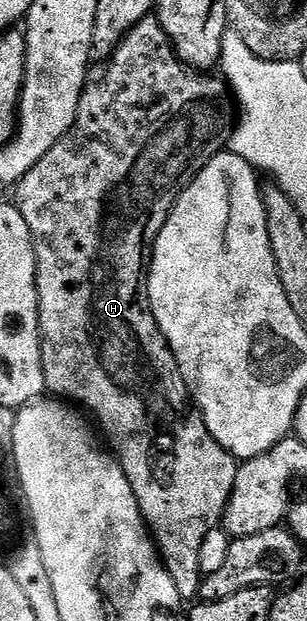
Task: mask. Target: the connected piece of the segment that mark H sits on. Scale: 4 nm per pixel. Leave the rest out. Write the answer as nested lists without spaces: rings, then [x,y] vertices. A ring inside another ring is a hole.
[[[151,17],[140,21],[120,41],[120,45],[110,56],[99,79],[91,78],[82,90],[80,105],[76,113],[76,121],[19,183],[16,184],[18,199],[16,206],[28,221],[28,229],[34,235],[34,252],[36,253],[36,289],[38,290],[38,308],[40,309],[40,333],[42,334],[42,364],[44,365],[44,381],[46,391],[62,401],[77,405],[83,412],[94,414],[93,422],[97,430],[110,442],[109,450],[118,464],[124,469],[124,477],[128,477],[128,485],[132,485],[132,493],[136,493],[136,501],[140,505],[142,520],[150,531],[150,537],[162,557],[168,577],[172,577],[172,585],[176,585],[176,593],[184,601],[198,599],[198,590],[204,578],[202,571],[202,546],[206,538],[222,522],[228,501],[236,485],[236,473],[240,466],[239,460],[221,447],[208,433],[208,425],[204,425],[204,417],[194,406],[190,390],[184,377],[178,372],[178,362],[156,321],[150,312],[148,297],[148,276],[150,275],[150,259],[154,256],[154,242],[164,229],[176,201],[184,193],[184,189],[227,146],[232,124],[236,119],[236,103],[225,80],[214,73],[195,71],[178,60],[174,48],[170,46],[170,38],[164,33],[160,21]]]

